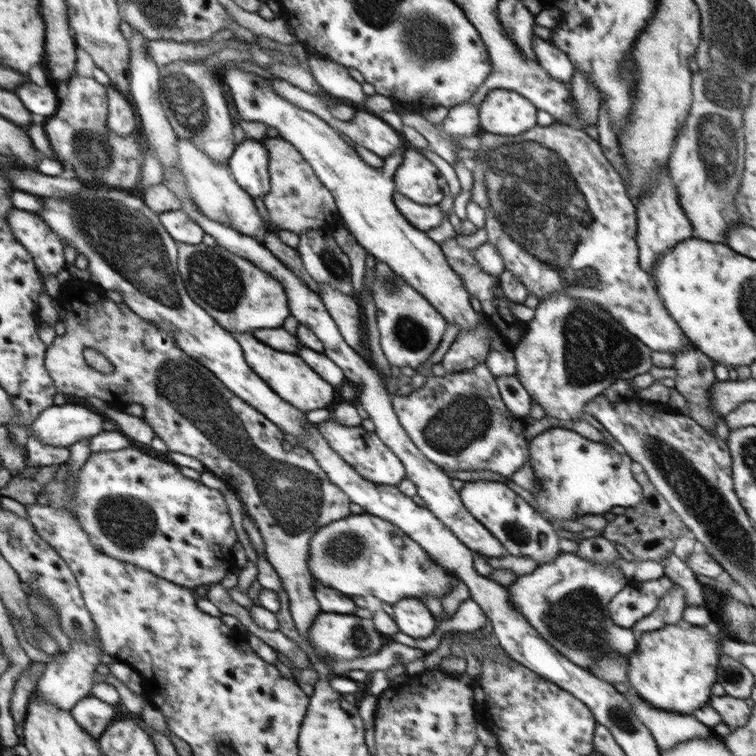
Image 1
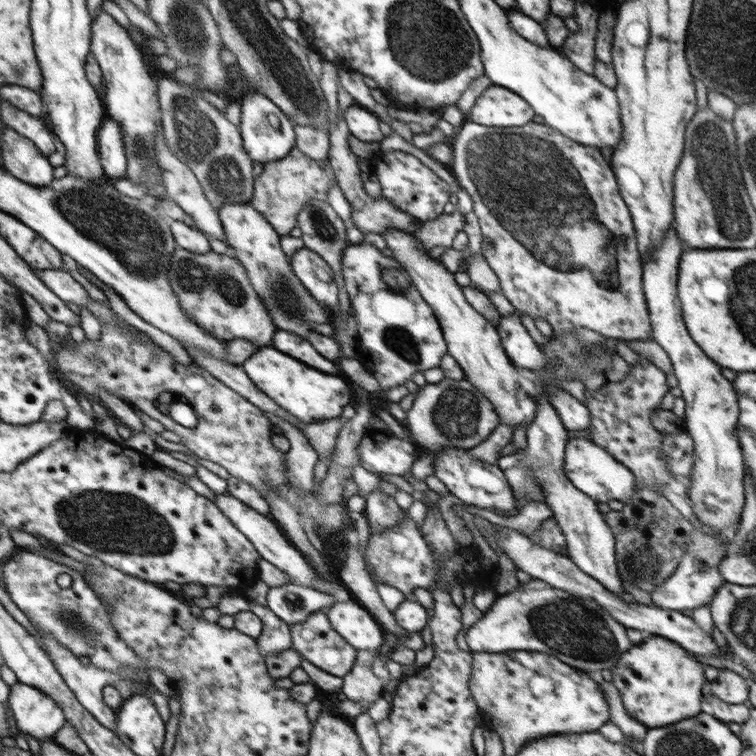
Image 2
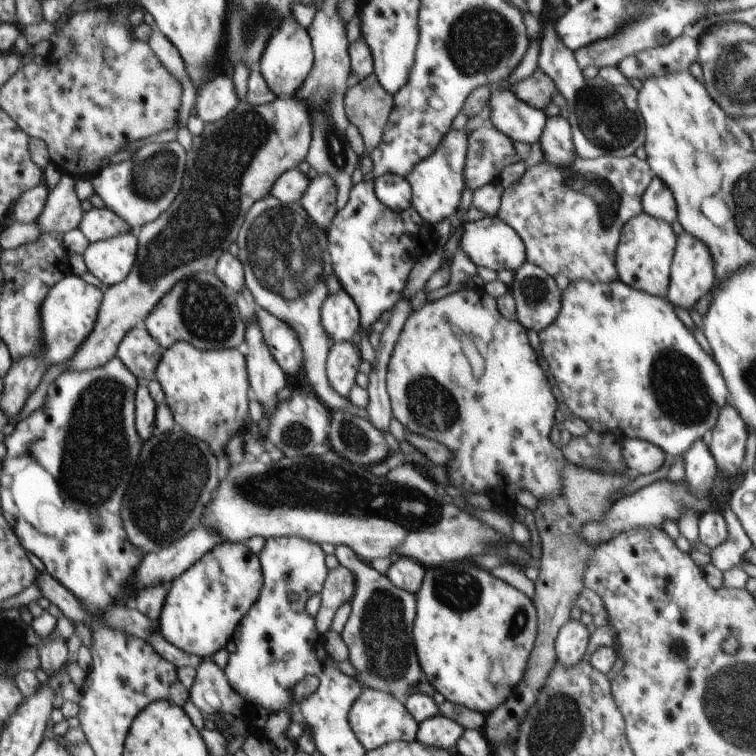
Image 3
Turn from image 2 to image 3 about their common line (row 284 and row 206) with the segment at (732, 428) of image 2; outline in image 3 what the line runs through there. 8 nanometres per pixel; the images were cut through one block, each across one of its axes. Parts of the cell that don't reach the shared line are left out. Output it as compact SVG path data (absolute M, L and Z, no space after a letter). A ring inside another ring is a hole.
M654 176L642 196L643 213L672 225L678 218L677 205L668 186Z

